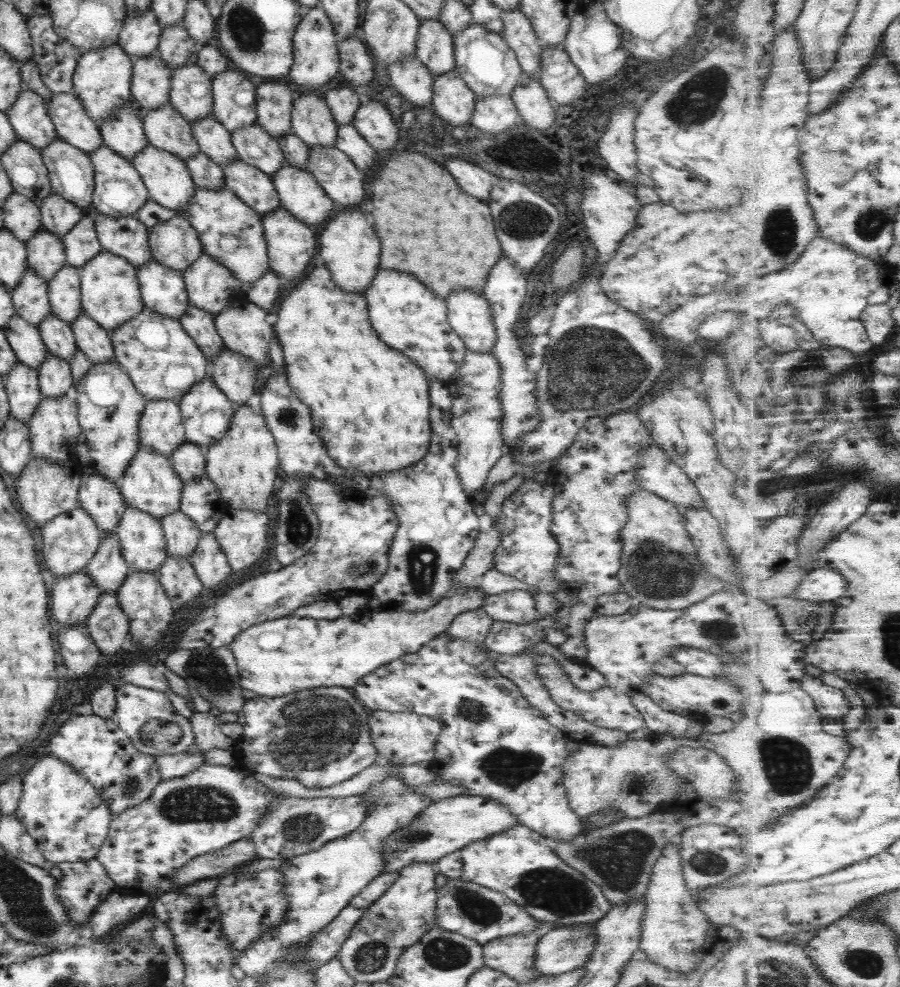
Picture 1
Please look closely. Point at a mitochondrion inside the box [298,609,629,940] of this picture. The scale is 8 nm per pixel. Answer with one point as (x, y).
(560, 893)

